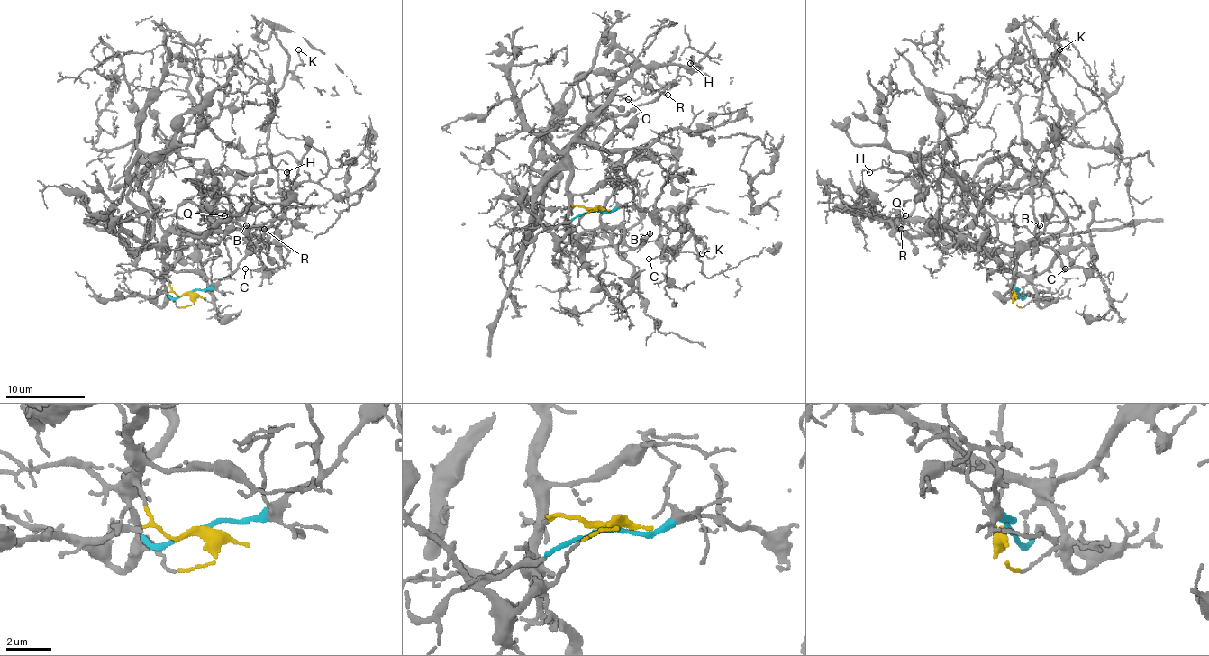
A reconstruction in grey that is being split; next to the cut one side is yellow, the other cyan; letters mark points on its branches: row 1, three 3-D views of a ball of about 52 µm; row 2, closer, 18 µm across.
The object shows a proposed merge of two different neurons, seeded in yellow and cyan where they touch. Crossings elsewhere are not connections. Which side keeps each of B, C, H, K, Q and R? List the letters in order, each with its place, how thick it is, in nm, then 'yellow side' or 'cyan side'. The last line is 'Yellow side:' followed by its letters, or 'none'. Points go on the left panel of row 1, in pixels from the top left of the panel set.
B: at (246, 225); 130 nm thick; yellow side
C: at (245, 268); 90 nm thick; cyan side
H: at (286, 172); 120 nm thick; yellow side
K: at (298, 50); 100 nm thick; cyan side
Q: at (224, 215); 110 nm thick; yellow side
R: at (264, 229); 140 nm thick; yellow side
Yellow side: B, H, Q, R

